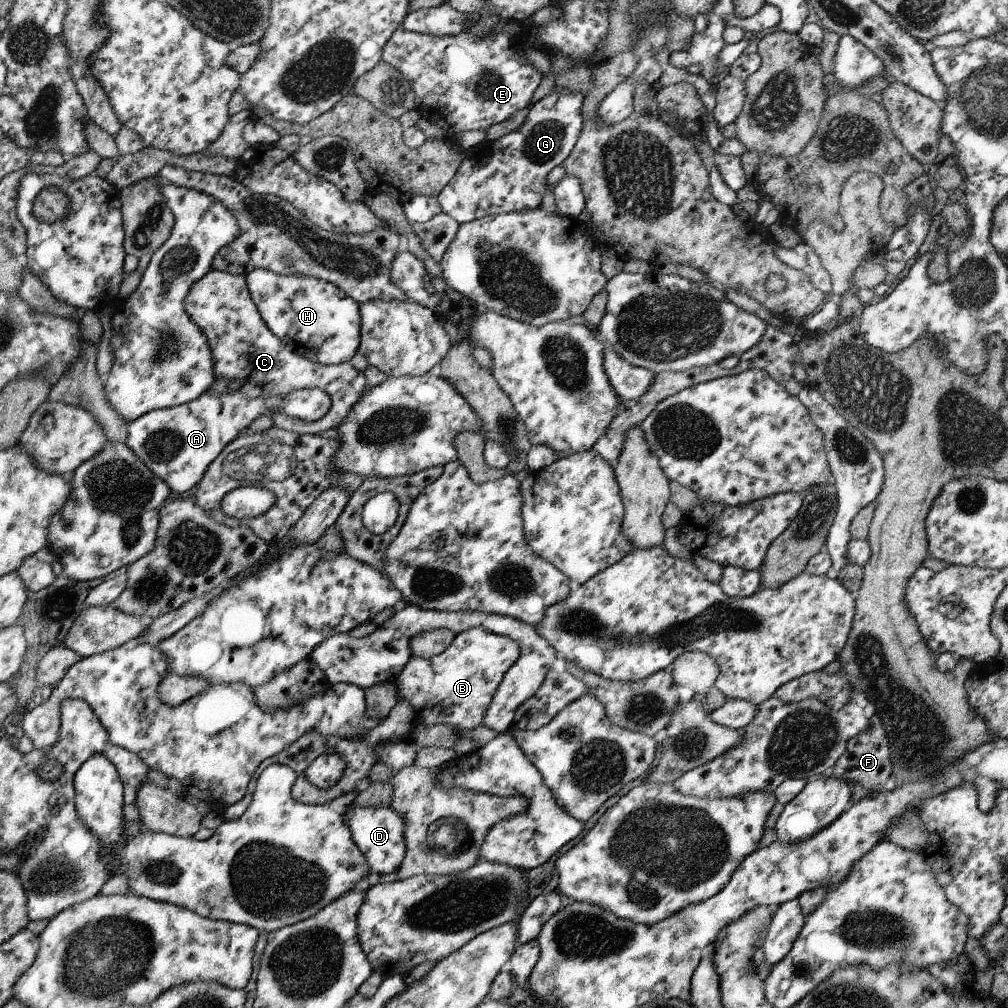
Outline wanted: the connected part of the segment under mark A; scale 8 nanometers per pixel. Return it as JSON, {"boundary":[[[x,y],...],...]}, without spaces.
{"boundary":[[[239,387],[220,397],[210,396],[206,392],[195,401],[156,409],[131,421],[125,442],[152,472],[167,483],[174,496],[180,497],[203,480],[206,469],[224,447],[260,414],[272,418],[276,411],[284,411],[297,419],[317,421],[328,414],[331,405],[331,395],[320,389],[298,389],[286,397],[268,395],[263,390],[261,395],[253,399],[244,395]]]}

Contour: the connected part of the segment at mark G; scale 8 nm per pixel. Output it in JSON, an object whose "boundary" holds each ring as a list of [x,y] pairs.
{"boundary":[[[566,87],[552,90],[537,103],[528,108],[526,120],[511,133],[505,134],[488,142],[484,140],[466,151],[466,158],[462,159],[456,174],[444,186],[440,195],[436,196],[443,214],[452,217],[459,225],[471,223],[473,220],[490,217],[500,213],[526,212],[540,207],[542,196],[546,192],[546,176],[558,165],[562,165],[578,142],[584,126],[582,107],[585,93],[569,91]]]}

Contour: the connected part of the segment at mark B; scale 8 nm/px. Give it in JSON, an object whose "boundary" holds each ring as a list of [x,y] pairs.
{"boundary":[[[474,627],[457,634],[451,645],[429,659],[411,656],[396,677],[399,702],[407,702],[414,710],[414,719],[427,727],[452,725],[458,732],[471,731],[483,724],[503,676],[520,656],[520,647],[511,638]]]}

